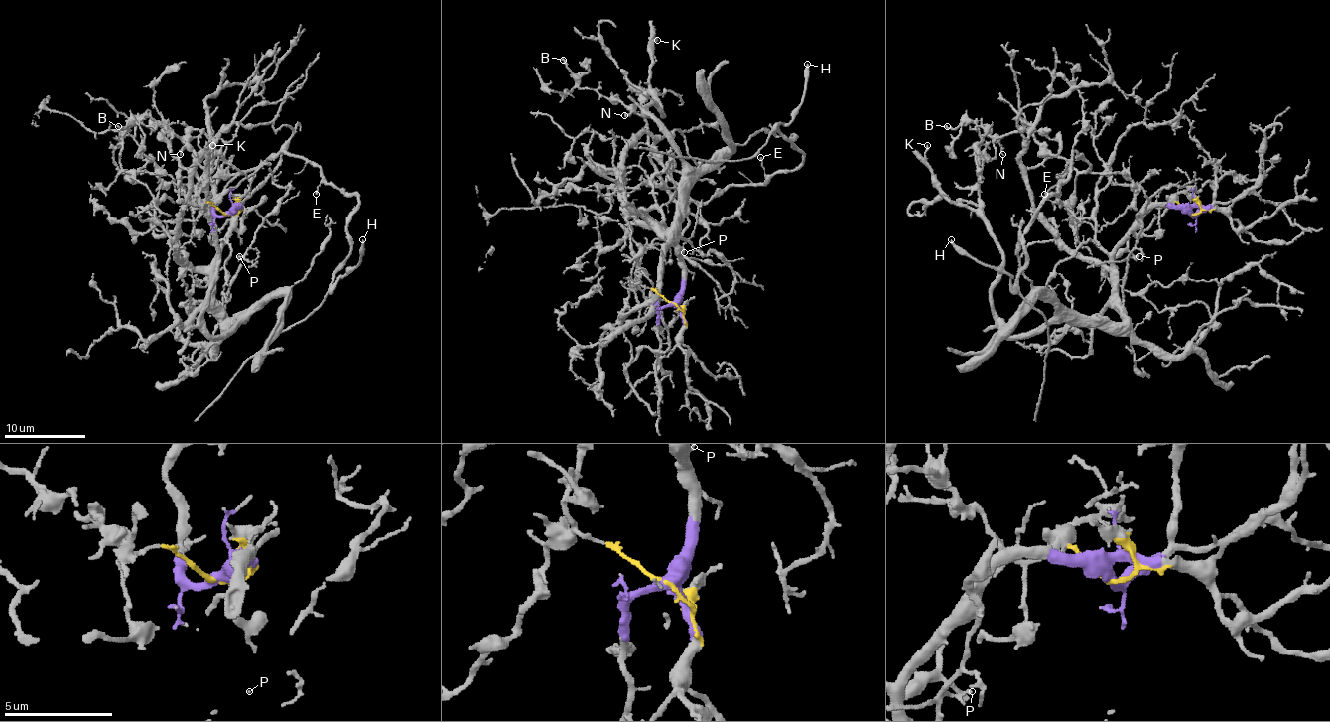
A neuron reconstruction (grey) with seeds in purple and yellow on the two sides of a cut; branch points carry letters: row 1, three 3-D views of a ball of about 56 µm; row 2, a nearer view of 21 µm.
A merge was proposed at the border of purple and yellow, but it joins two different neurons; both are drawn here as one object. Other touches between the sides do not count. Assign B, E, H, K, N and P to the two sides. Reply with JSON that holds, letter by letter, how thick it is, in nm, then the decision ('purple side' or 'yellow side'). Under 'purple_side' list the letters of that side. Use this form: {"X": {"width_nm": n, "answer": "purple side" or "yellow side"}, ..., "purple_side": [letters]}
{"B": {"width_nm": 220, "answer": "yellow side"}, "E": {"width_nm": 180, "answer": "yellow side"}, "H": {"width_nm": 220, "answer": "yellow side"}, "K": {"width_nm": 170, "answer": "purple side"}, "N": {"width_nm": 160, "answer": "yellow side"}, "P": {"width_nm": 150, "answer": "purple side"}, "purple_side": ["K", "P"]}

